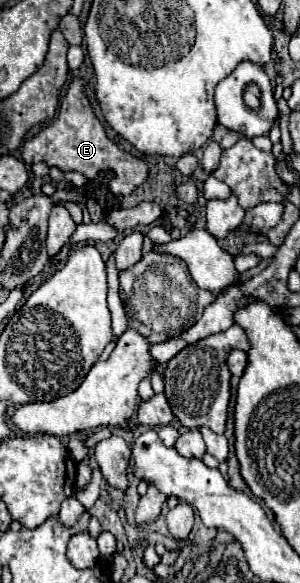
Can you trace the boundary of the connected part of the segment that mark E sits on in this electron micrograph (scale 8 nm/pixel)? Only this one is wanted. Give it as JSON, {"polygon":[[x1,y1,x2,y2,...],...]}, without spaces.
{"polygon":[[72,80,64,100,60,102,60,114,58,118,46,126,38,136,30,138,22,146,22,160,30,166,34,162,44,162,48,166,60,168,62,172,80,172,86,178,94,178,102,170,110,170,113,177,109,187,112,192,120,192,129,195,134,192,136,186,140,186,148,176,148,166,144,160,134,158,132,154,120,150,104,132,104,126,94,116,92,106,84,94,84,82]]}

